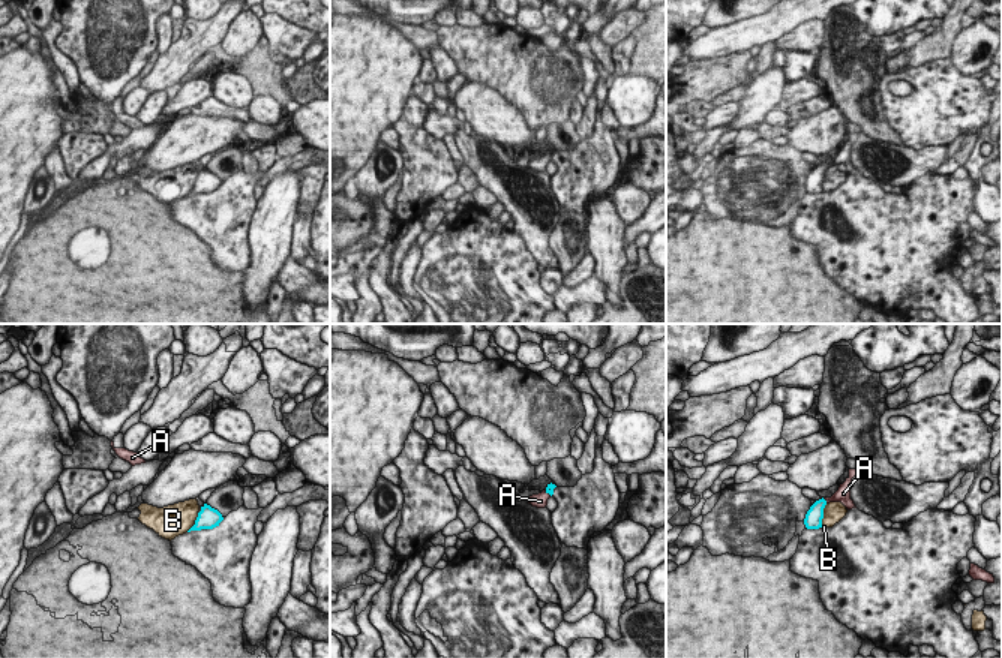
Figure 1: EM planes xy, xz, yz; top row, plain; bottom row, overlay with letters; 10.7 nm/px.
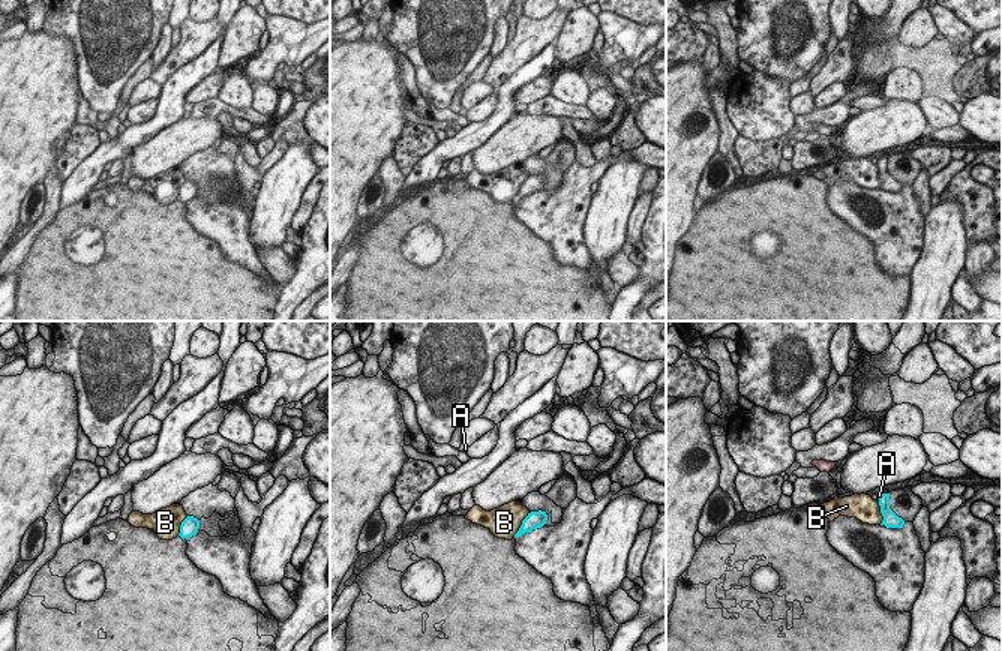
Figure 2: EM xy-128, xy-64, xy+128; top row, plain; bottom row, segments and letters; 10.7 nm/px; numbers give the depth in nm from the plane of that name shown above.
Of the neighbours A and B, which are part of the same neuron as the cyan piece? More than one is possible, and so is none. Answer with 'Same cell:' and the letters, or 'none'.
Same cell: A

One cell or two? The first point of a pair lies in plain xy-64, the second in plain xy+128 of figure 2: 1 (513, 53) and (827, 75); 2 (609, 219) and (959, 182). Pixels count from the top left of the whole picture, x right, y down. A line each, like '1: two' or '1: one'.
1: one
2: two

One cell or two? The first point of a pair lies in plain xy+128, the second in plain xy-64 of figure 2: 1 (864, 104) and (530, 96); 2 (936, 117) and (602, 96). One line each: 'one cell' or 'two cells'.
1: two cells
2: one cell

